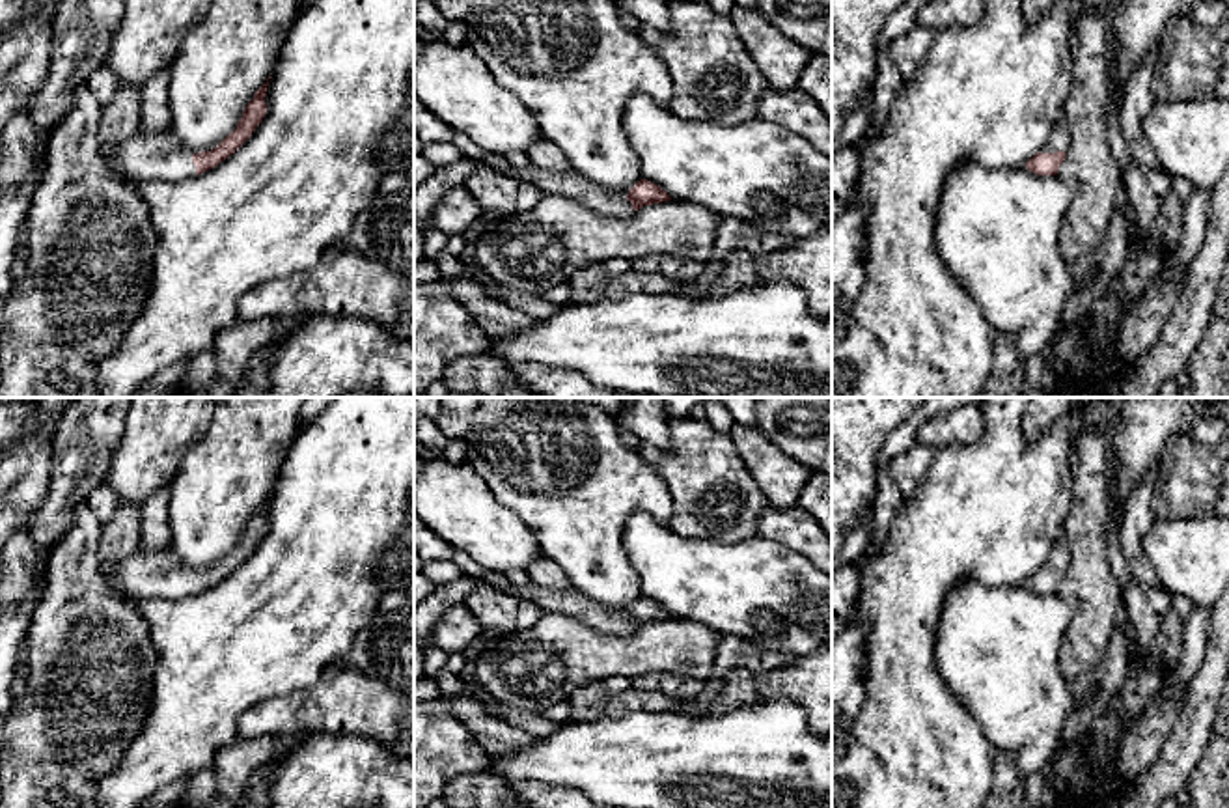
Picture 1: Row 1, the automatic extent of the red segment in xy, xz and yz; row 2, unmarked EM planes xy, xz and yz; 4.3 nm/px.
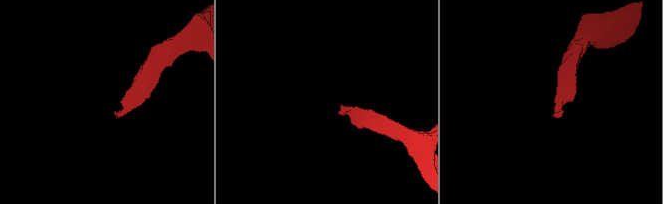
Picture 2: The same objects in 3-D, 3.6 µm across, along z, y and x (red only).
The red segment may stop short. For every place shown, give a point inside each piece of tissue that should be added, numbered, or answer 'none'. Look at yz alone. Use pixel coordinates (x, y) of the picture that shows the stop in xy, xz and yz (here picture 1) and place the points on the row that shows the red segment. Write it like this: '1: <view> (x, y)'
1: yz (1058, 140)

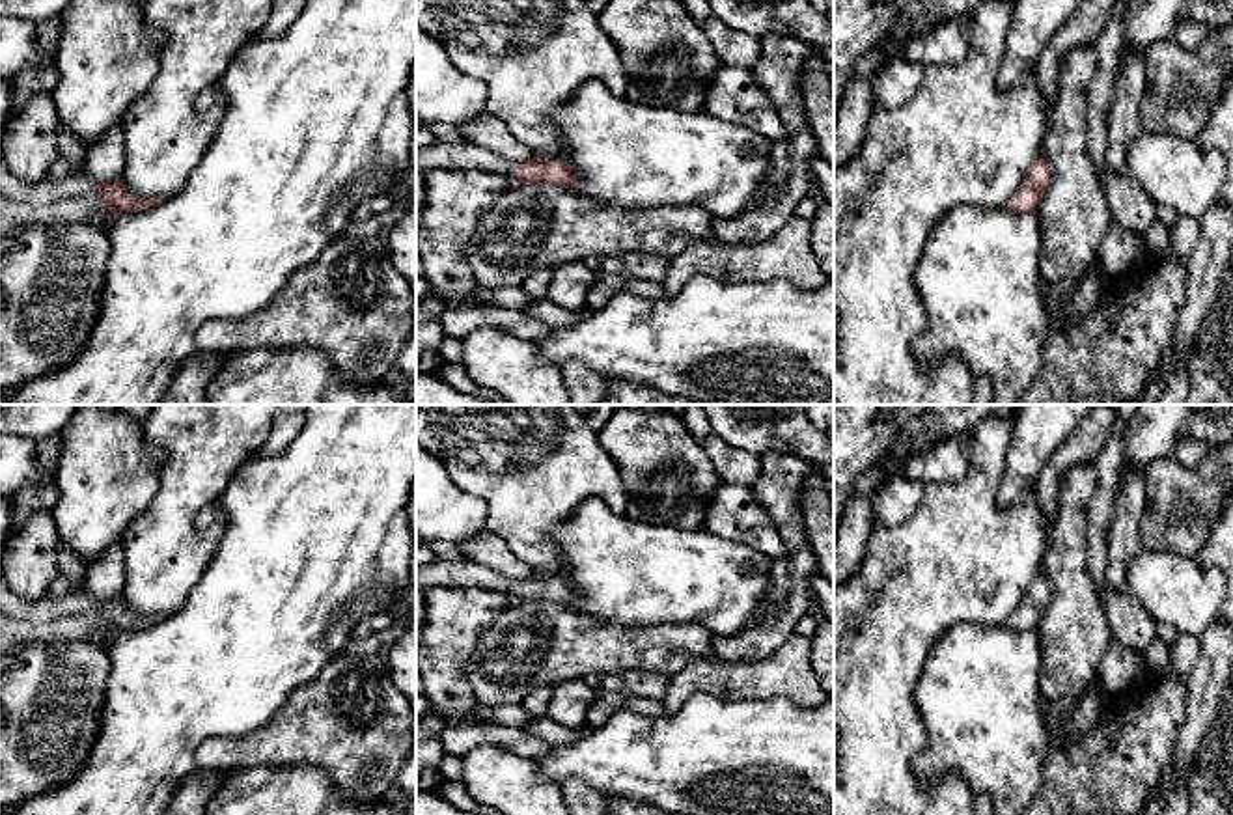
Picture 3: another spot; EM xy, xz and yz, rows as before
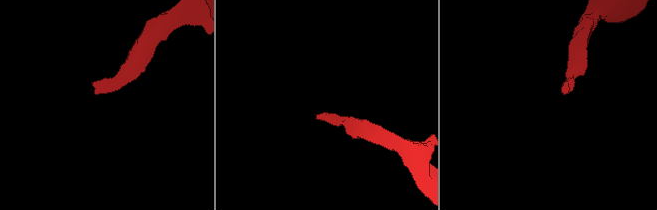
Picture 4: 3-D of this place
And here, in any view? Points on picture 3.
1: xy (75, 198)

